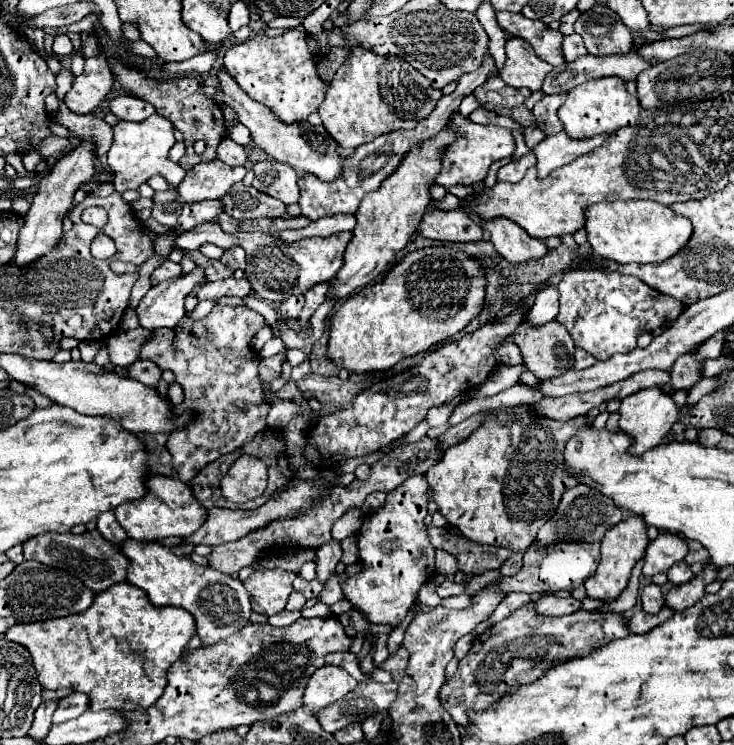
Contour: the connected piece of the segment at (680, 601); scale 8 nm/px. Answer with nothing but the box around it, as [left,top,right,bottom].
[666,562,718,612]

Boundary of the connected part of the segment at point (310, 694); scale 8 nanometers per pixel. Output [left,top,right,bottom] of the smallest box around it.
[304,664,358,712]

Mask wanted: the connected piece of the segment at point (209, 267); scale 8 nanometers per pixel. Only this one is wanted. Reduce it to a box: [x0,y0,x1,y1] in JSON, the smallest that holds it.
[184,252,234,280]

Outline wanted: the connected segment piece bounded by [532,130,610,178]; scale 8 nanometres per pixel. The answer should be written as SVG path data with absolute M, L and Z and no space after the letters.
M564 130L554 134L554 136L546 136L532 152L536 154L536 166L538 166L538 174L540 178L548 176L554 168L560 168L572 160L576 160L582 154L588 154L592 150L596 150L598 146L602 146L602 142L608 138L610 134L604 136L594 136L594 138L586 138L586 140L574 140L570 138Z

